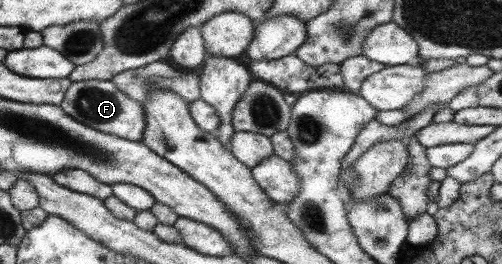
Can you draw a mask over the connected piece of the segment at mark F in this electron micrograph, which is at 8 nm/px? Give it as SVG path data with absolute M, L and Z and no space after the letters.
M93 79L72 82L67 87L59 107L73 120L85 126L93 127L105 134L117 135L117 137L125 138L128 141L140 141L143 128L145 128L145 117L143 117L141 104L125 96L108 80Z

